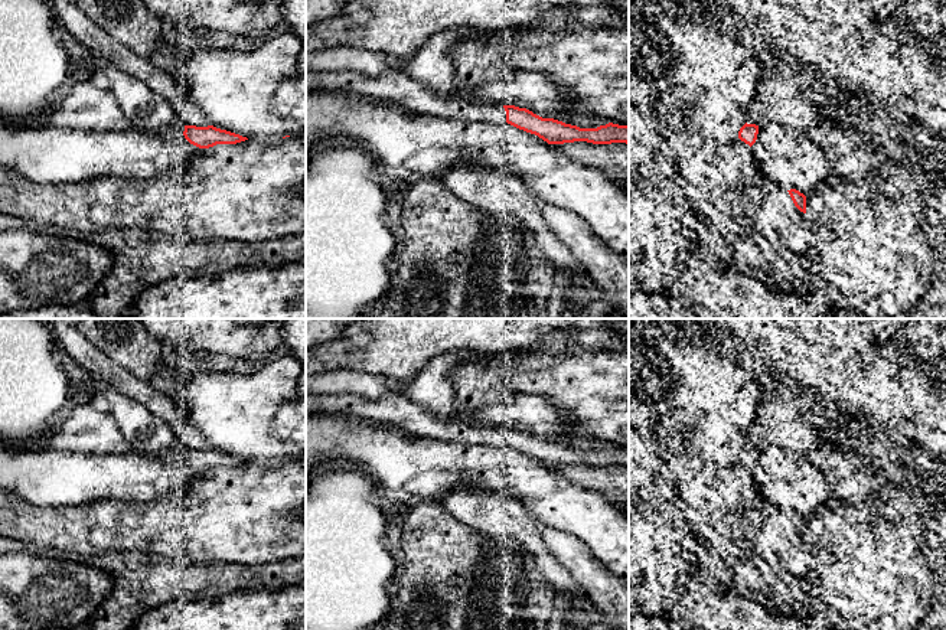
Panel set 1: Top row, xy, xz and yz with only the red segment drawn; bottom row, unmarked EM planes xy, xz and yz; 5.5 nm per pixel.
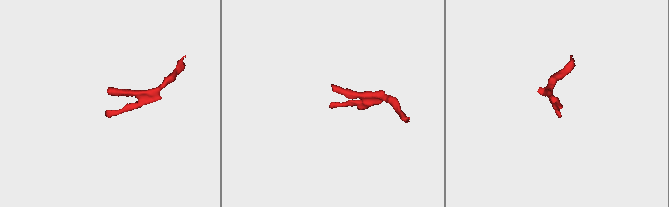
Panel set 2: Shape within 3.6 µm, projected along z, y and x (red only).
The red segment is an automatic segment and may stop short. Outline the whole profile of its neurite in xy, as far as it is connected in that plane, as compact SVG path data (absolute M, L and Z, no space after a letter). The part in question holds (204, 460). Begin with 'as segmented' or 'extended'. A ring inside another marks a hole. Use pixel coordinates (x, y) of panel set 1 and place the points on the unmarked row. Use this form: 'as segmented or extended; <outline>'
extended; M174 447L174 448L163 448L159 450L156 454L167 460L185 460L190 467L199 471L209 471L216 467L236 467L241 464L248 463L239 457L216 451L213 448L208 450L196 450L196 448L185 448L185 447Z

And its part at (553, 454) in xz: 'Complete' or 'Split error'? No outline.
Split error

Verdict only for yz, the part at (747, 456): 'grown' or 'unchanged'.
unchanged

